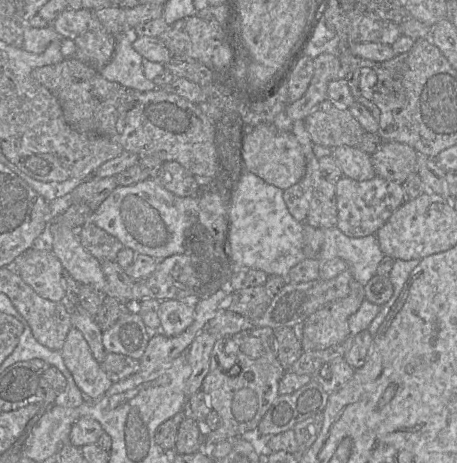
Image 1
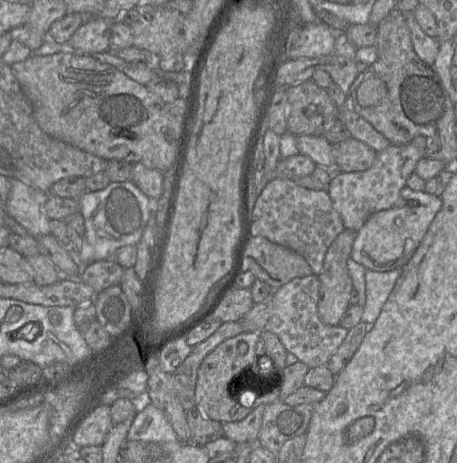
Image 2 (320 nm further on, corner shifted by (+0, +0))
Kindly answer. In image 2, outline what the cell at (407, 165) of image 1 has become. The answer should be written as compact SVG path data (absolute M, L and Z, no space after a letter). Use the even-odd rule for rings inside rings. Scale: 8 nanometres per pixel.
M350 137L333 144L335 171L364 171L372 166L377 152L360 140Z

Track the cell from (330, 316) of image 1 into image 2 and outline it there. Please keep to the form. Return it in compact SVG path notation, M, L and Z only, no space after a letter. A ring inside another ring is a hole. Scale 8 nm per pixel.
M344 229L328 247L323 267L318 275L318 315L323 323L337 326L350 306L350 295L354 289L347 267L356 233Z

